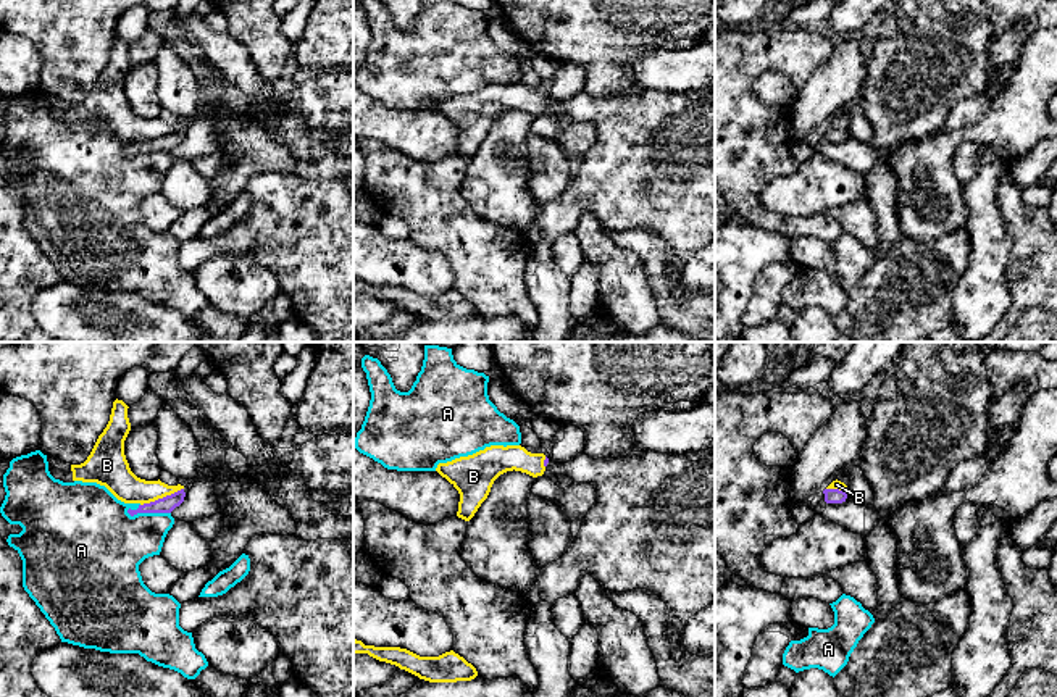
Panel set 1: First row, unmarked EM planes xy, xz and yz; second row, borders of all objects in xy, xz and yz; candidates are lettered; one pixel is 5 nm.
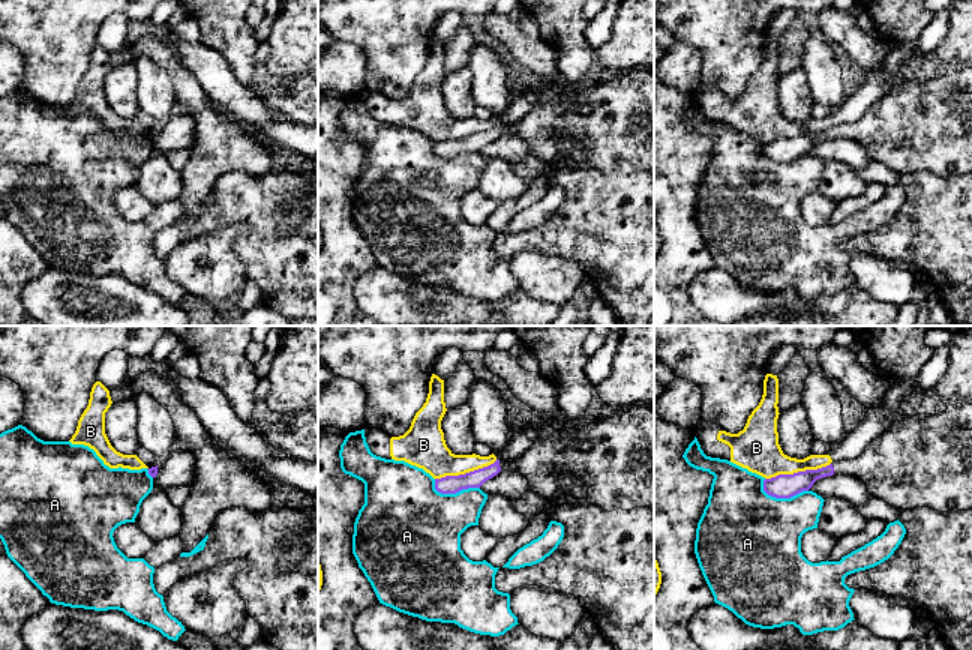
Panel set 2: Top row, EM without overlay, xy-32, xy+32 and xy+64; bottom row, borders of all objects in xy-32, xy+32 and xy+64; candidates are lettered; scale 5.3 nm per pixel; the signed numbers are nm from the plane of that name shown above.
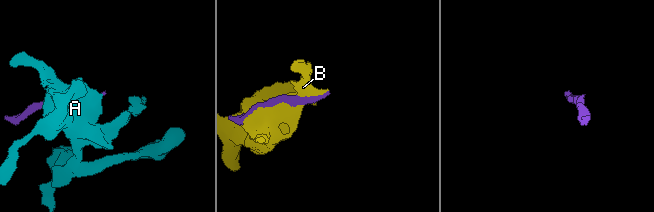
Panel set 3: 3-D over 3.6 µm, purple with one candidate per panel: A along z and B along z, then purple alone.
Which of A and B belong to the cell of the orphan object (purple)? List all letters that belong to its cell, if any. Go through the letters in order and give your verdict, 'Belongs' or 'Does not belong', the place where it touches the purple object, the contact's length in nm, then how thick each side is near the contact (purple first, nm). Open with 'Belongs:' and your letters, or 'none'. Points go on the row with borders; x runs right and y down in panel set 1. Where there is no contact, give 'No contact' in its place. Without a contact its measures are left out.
Belongs: none
A: Does not belong. Touches purple at xy (149, 512). Shared border 220 nm. Thickness 80 nm (purple) against 360 nm
B: Does not belong. Touches purple at xy (163, 497). Shared border 240 nm. Thickness 80 nm (purple) against 150 nm

